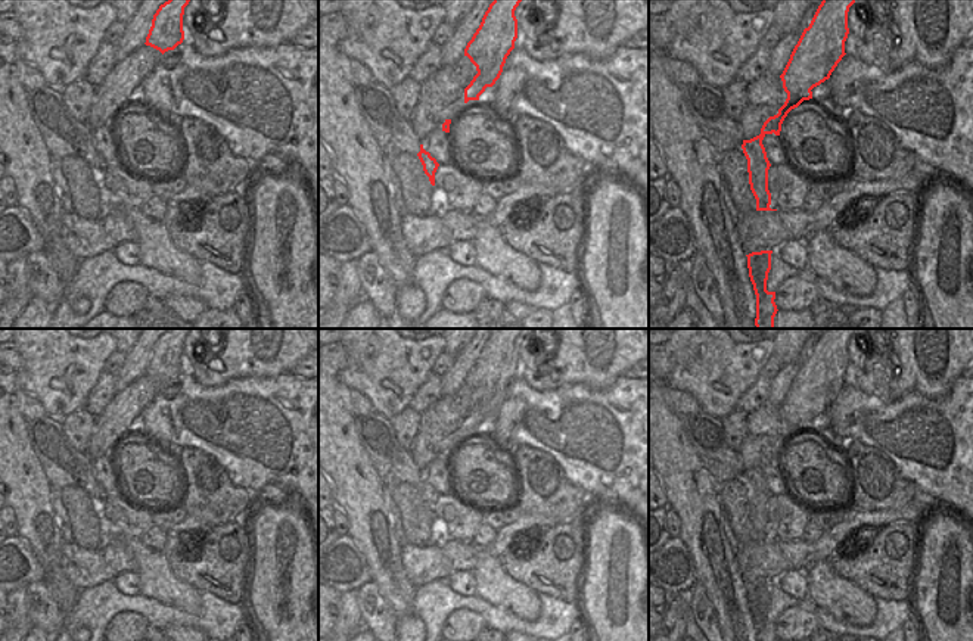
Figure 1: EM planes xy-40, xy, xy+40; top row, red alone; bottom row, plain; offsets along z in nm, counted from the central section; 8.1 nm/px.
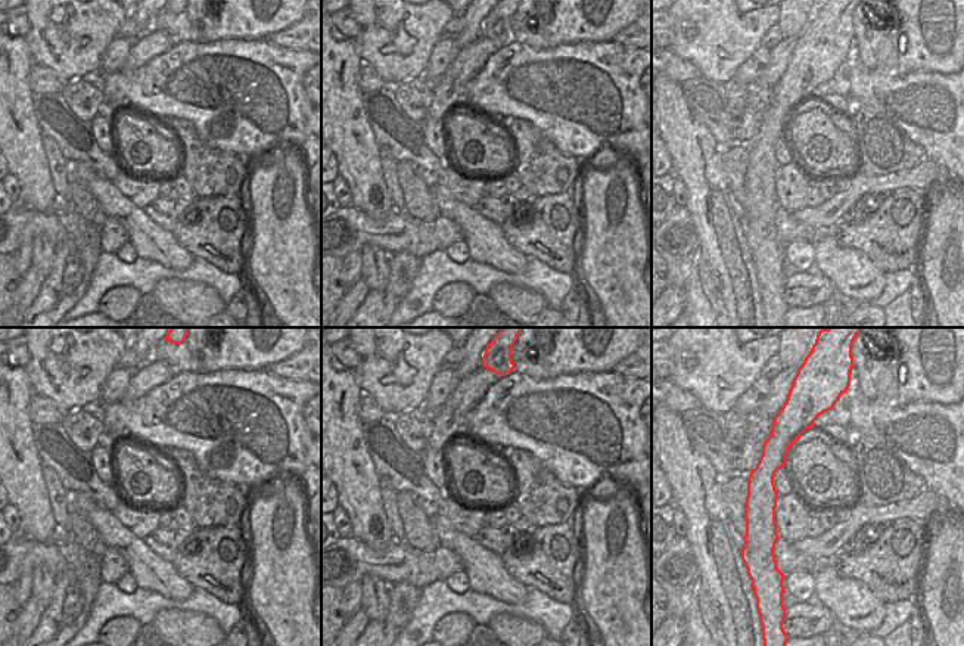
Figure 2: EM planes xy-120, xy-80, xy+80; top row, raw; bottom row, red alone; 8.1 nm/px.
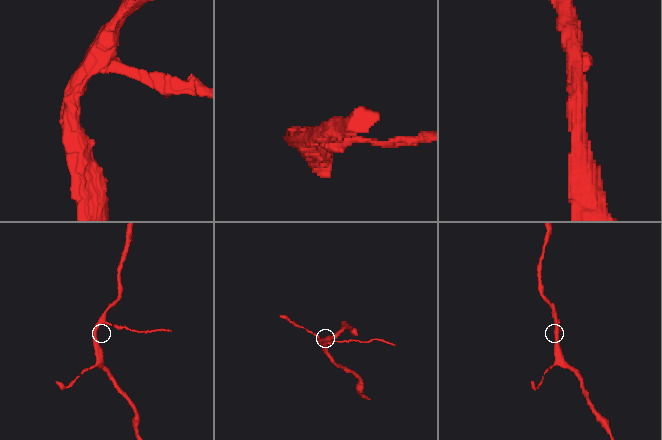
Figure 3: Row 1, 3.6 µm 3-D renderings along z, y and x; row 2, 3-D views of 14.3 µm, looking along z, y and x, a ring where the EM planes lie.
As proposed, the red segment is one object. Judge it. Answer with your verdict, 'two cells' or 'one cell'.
two cells

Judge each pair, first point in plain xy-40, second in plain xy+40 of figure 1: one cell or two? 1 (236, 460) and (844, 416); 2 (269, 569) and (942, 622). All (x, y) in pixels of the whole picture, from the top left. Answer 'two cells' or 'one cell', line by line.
1: one cell
2: one cell

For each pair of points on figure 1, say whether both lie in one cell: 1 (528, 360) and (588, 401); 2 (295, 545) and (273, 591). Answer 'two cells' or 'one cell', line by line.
1: two cells
2: one cell

